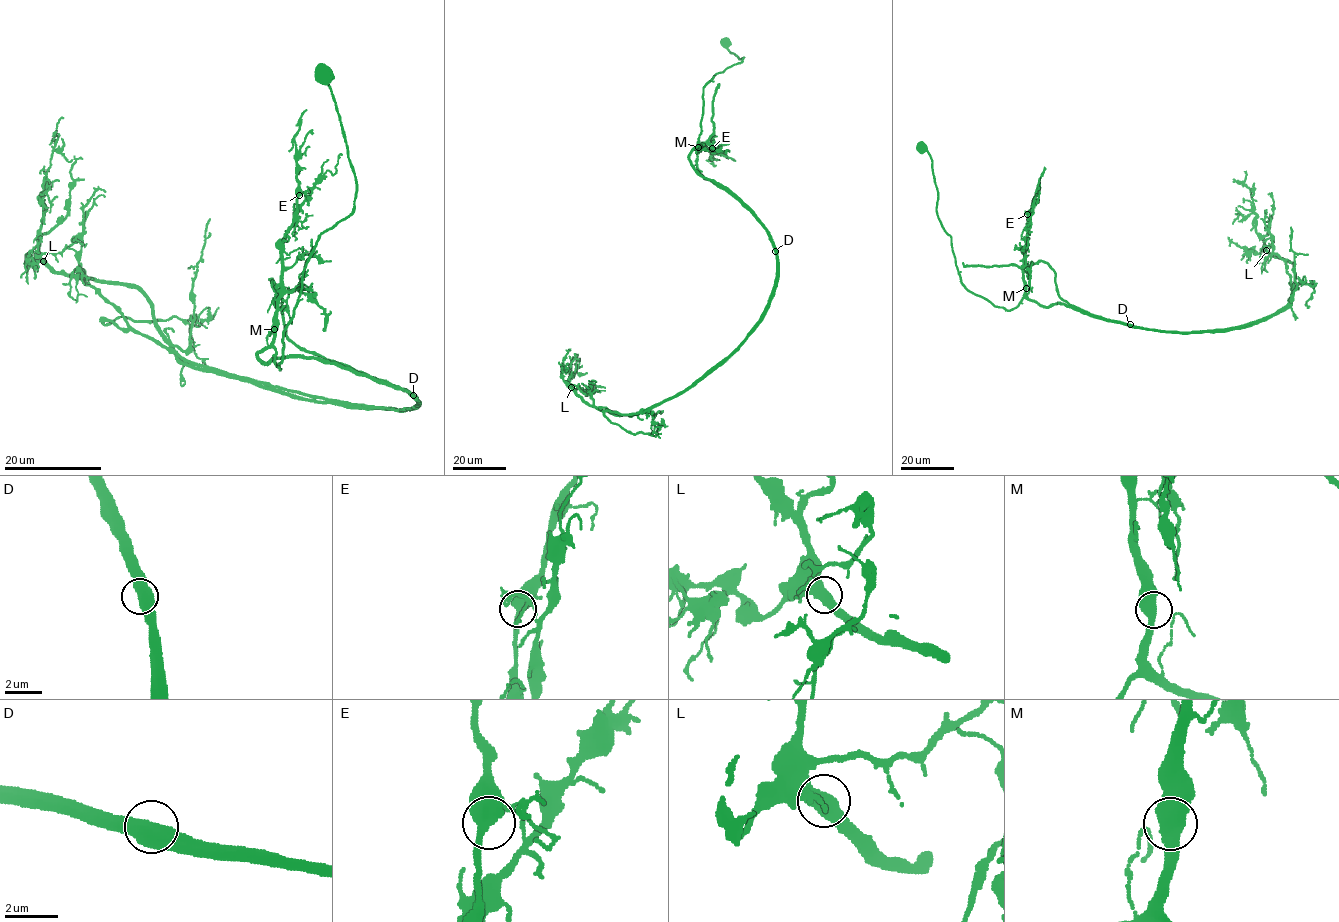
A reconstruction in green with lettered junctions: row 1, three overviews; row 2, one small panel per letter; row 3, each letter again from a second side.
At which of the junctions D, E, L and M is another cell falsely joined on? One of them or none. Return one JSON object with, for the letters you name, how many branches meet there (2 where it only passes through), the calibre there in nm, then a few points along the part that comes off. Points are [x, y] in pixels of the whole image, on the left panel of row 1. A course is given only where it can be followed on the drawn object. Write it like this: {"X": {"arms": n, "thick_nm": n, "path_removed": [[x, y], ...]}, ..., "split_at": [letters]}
{"D": {"arms": 2, "thick_nm": 600, "path_removed": [[413, 396], [413, 408], [389, 409], [317, 398], [189, 363], [104, 320], [177, 317], [189, 325], [203, 363]]}, "split_at": ["D"]}

